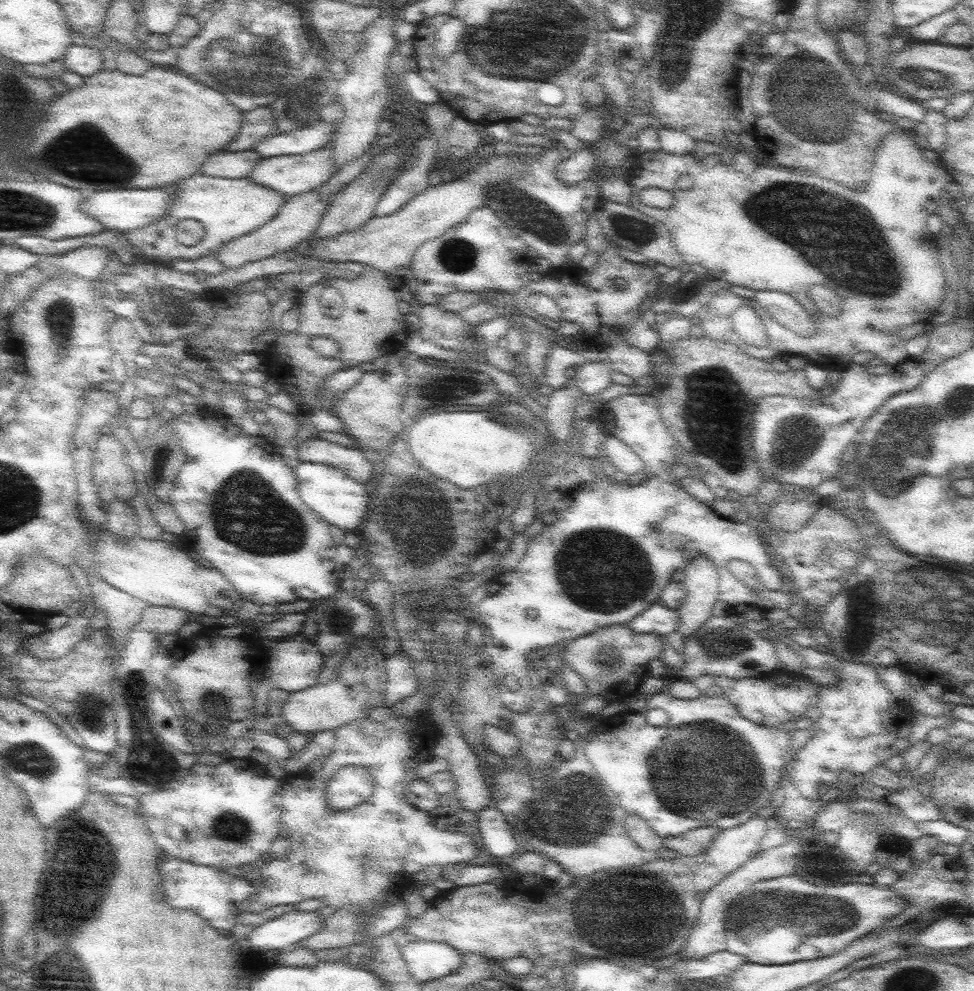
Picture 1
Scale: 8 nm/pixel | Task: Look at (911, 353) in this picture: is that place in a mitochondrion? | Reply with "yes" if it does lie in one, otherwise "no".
no

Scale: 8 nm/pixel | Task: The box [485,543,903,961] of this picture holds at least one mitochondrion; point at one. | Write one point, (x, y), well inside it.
(672, 766)

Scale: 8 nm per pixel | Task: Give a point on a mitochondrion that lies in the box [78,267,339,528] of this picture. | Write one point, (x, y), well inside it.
(176, 312)

